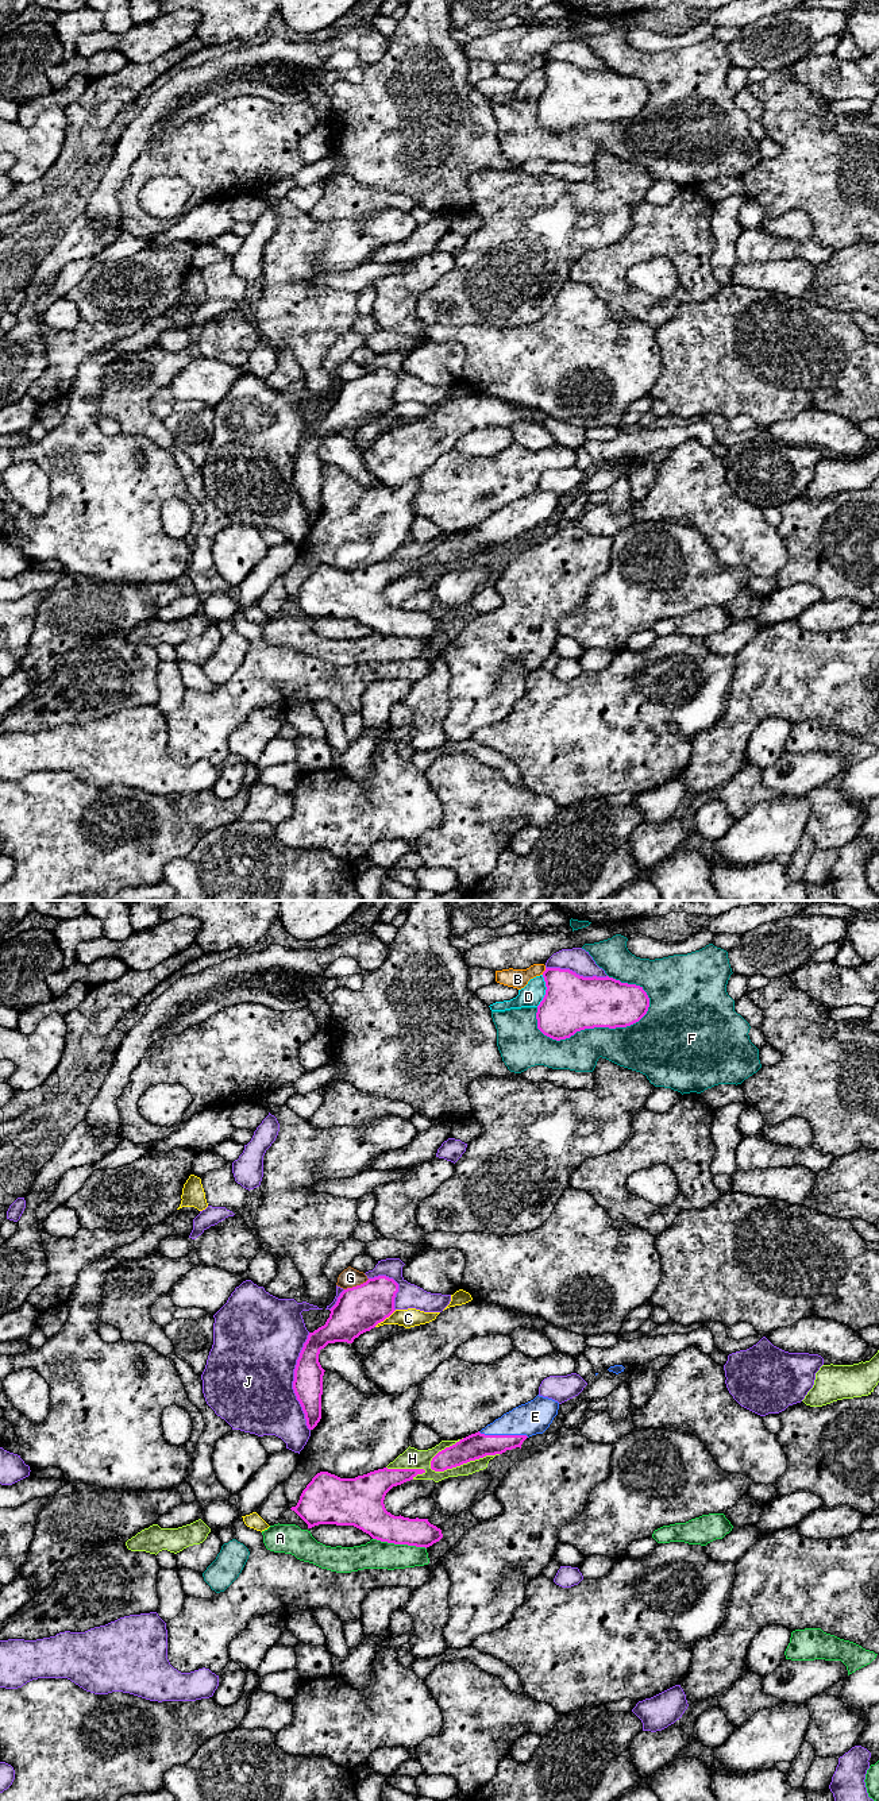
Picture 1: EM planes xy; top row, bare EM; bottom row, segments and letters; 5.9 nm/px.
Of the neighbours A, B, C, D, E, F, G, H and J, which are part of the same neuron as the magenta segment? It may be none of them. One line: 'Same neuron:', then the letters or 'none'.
Same neuron: E

